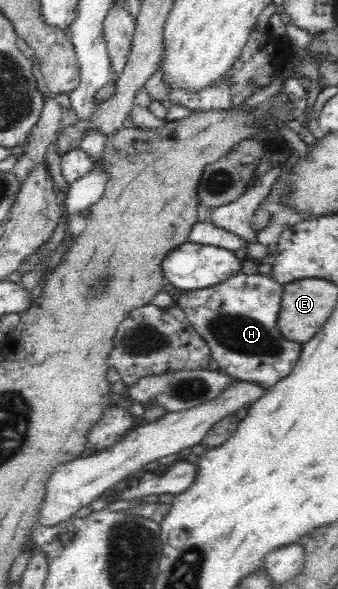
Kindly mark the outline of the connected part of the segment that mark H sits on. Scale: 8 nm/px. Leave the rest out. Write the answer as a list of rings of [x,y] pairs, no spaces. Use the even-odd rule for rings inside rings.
[[[247,270],[235,272],[211,287],[187,291],[174,304],[185,312],[188,323],[206,342],[219,372],[229,375],[233,380],[247,380],[269,389],[291,373],[302,351],[302,345],[283,338],[276,327],[281,295],[282,284],[275,282],[267,272],[263,270],[261,273],[251,274]]]

